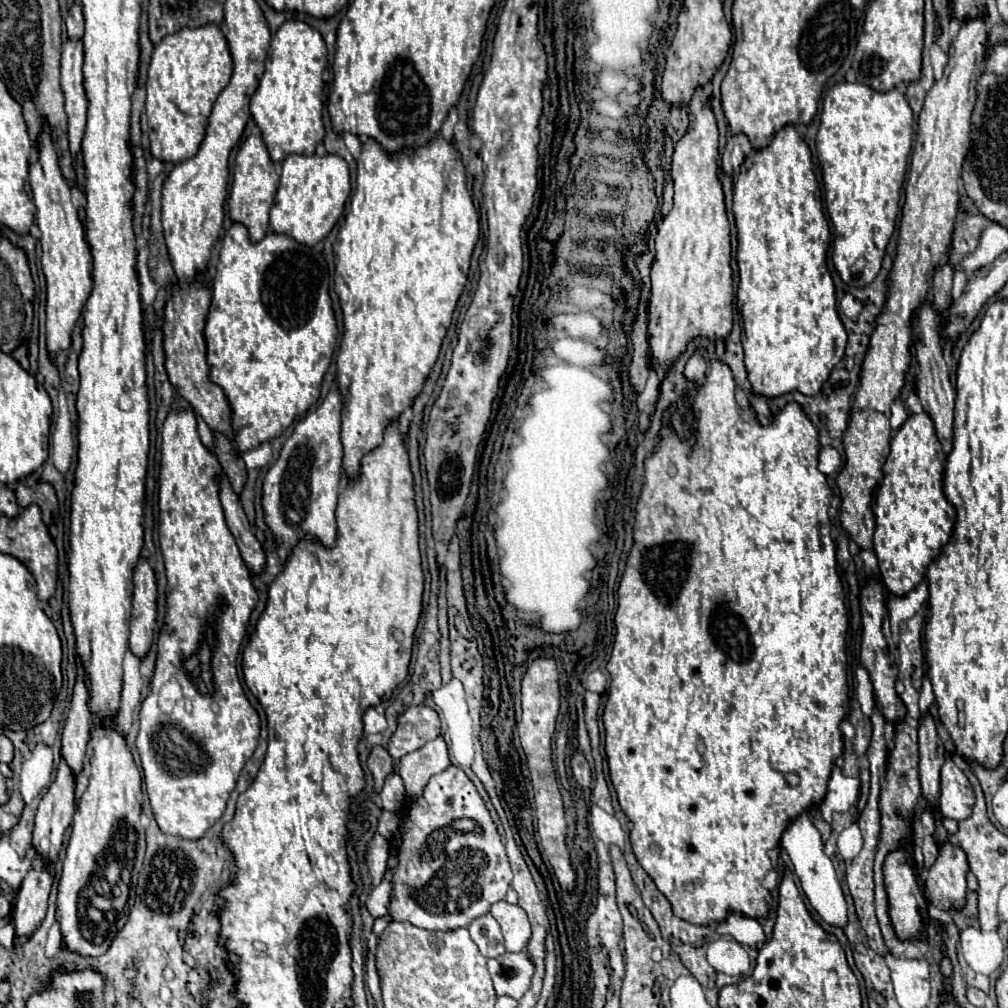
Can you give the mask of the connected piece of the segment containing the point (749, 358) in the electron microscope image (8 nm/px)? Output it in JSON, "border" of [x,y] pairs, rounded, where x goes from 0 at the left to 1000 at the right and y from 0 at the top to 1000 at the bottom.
{"border":[[[780,125],[778,129],[770,131],[762,147],[748,149],[738,159],[736,169],[734,169],[734,175],[728,181],[728,216],[730,216],[730,228],[732,228],[730,260],[732,260],[732,272],[734,272],[734,282],[732,282],[730,298],[734,300],[734,310],[736,310],[736,317],[738,317],[738,331],[740,331],[740,339],[738,339],[738,361],[740,361],[742,377],[746,381],[746,391],[750,391],[750,393],[758,391],[760,395],[772,395],[772,393],[782,391],[782,389],[796,389],[800,393],[810,393],[813,389],[815,381],[821,377],[827,361],[837,353],[839,327],[837,327],[837,323],[835,323],[835,319],[831,315],[825,274],[821,270],[821,264],[817,264],[819,246],[821,246],[821,238],[823,238],[823,224],[821,224],[821,218],[817,214],[817,206],[815,206],[815,196],[813,194],[815,194],[815,190],[813,190],[812,179],[810,179],[808,169],[806,169],[804,149],[798,143],[798,139],[792,135],[792,131],[790,131],[788,125]]]}

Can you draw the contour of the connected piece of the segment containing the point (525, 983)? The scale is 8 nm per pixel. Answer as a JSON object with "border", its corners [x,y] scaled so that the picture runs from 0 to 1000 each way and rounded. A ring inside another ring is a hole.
{"border":[[[522,944],[500,946],[492,952],[484,952],[484,962],[490,974],[490,982],[494,988],[506,988],[516,992],[520,984],[526,980],[528,970],[528,954]]]}

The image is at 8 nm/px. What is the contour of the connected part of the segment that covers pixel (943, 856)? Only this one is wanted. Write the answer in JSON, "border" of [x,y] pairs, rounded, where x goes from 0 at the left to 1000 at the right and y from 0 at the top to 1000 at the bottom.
{"border":[[[937,835],[933,839],[933,847],[929,855],[925,857],[923,863],[919,863],[919,887],[925,899],[933,903],[942,903],[942,901],[954,901],[956,899],[956,889],[958,889],[958,867],[960,867],[960,855],[956,849],[956,843],[944,835]]]}

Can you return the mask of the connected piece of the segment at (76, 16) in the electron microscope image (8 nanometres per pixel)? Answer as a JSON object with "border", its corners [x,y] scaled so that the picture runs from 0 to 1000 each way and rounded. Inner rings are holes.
{"border":[[[77,2],[69,8],[69,14],[65,18],[65,28],[67,28],[67,38],[69,40],[79,40],[79,36],[83,34],[83,16],[79,12]]]}

